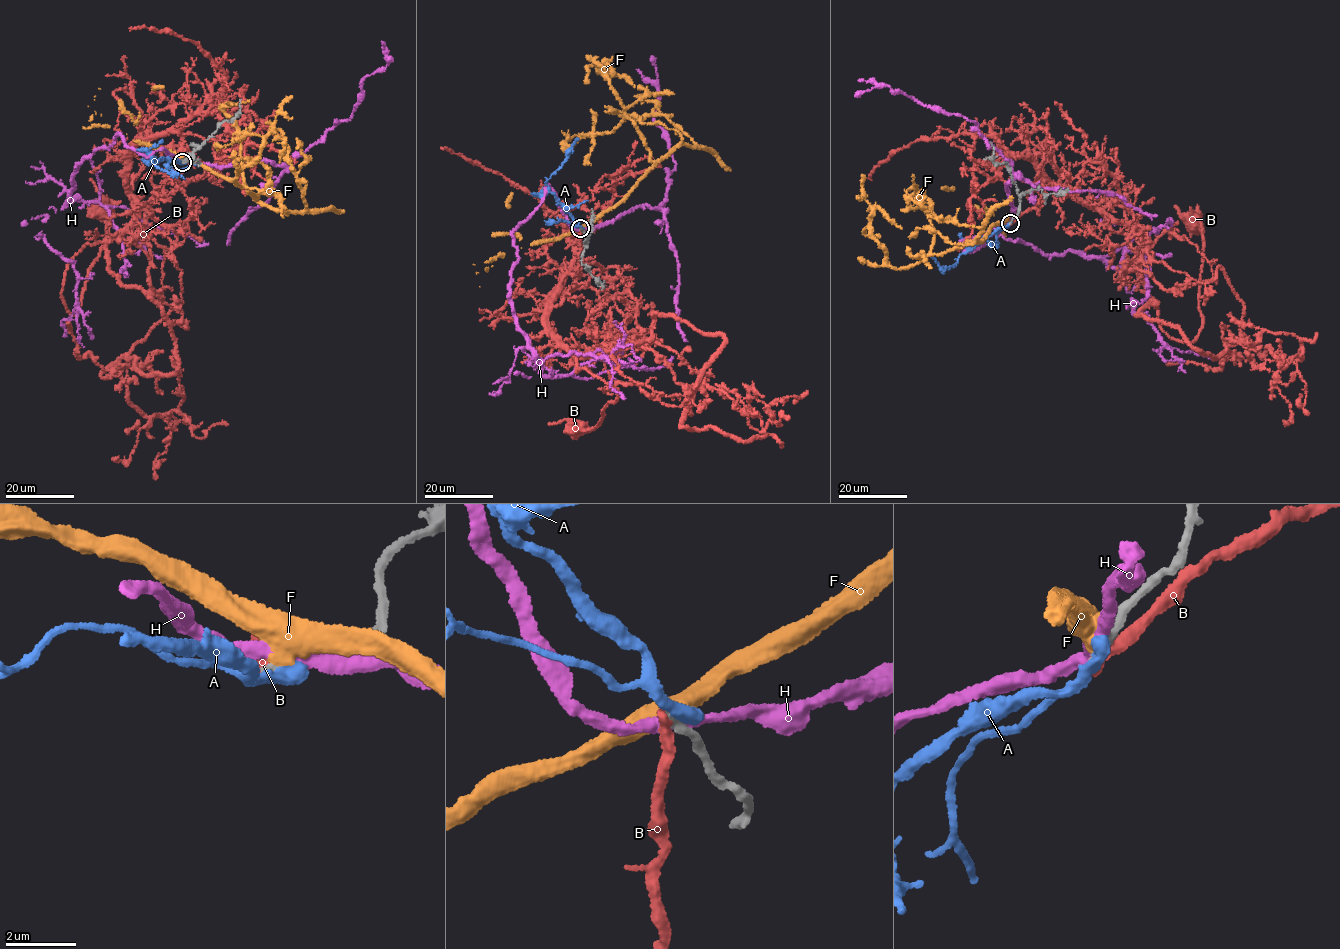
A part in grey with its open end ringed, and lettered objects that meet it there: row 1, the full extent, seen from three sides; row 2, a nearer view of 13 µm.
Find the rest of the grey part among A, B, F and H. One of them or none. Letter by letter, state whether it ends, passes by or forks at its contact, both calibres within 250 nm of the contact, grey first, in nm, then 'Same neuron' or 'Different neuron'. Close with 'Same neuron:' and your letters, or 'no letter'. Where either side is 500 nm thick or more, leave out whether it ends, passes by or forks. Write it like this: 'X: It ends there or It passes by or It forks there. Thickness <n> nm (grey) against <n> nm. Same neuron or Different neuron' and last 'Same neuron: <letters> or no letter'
A: It ends there. Thickness 280 nm (grey) against 480 nm. Different neuron
B: It ends there. Thickness 240 nm (grey) against 360 nm. Different neuron
F: It passes by. Thickness 260 nm (grey) against 400 nm. Different neuron
H: It passes by. Thickness 300 nm (grey) against 360 nm. Different neuron
Same neuron: no letter

